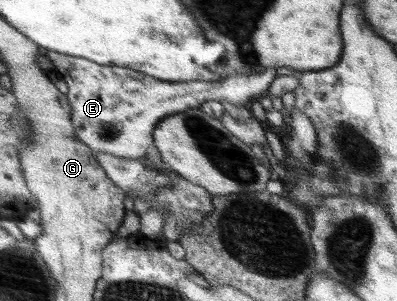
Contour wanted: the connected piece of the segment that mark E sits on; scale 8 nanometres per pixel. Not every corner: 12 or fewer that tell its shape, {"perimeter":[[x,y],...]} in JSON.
{"perimeter":[[51,50],[77,138],[144,159],[208,100],[249,106],[279,67],[169,82]]}

